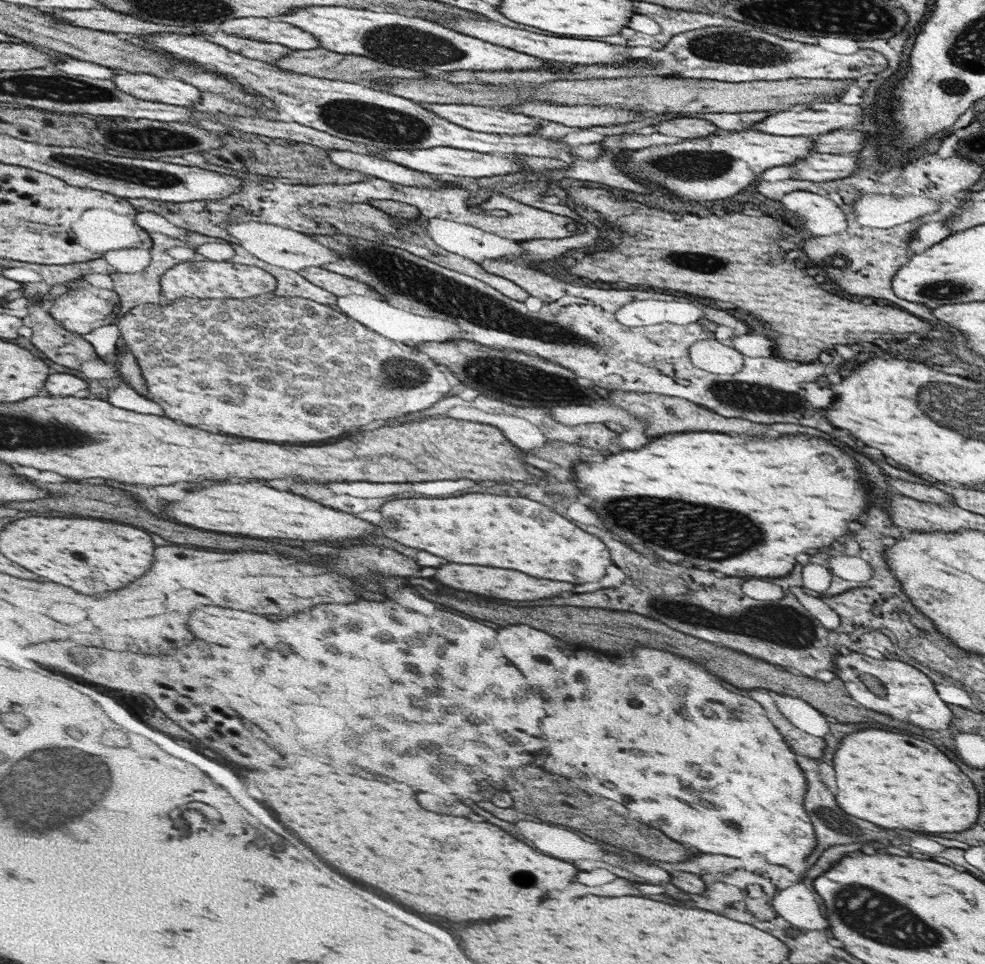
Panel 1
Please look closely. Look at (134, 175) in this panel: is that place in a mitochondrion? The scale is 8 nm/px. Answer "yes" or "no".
yes

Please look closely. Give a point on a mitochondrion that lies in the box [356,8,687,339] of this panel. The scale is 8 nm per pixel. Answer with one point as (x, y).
(399, 42)

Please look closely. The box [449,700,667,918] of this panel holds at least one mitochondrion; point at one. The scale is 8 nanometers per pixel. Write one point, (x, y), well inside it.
(515, 877)

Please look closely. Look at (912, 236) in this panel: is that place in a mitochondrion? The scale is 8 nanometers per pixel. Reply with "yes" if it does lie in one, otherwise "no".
no

